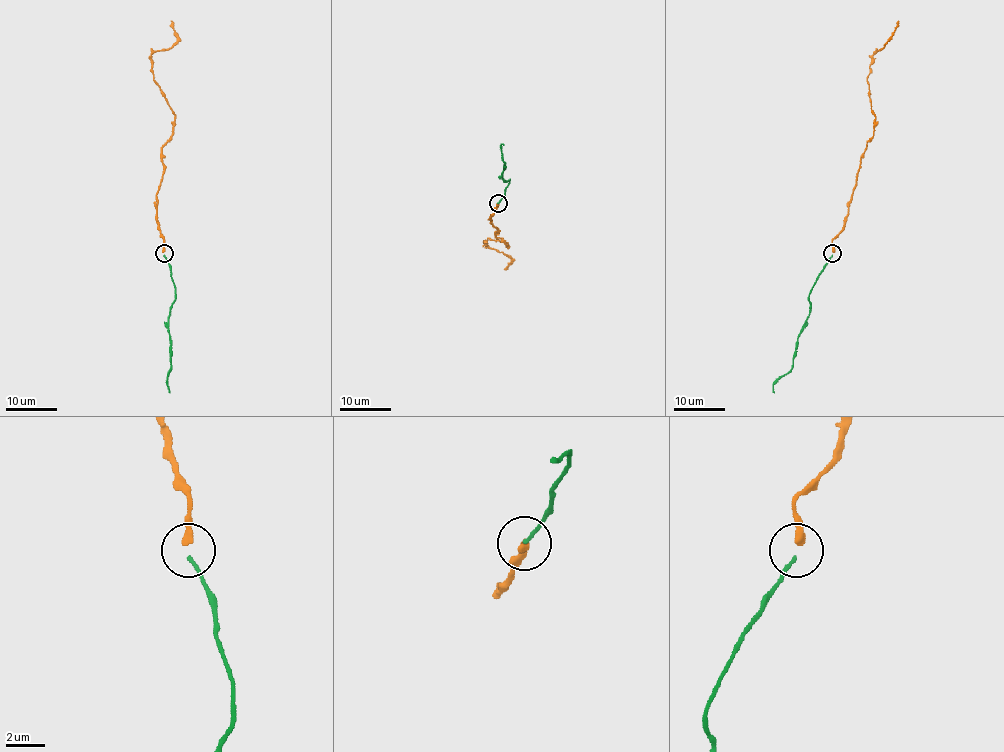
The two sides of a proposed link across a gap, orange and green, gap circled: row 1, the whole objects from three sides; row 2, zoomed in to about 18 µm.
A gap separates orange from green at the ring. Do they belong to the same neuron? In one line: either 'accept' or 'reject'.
accept

